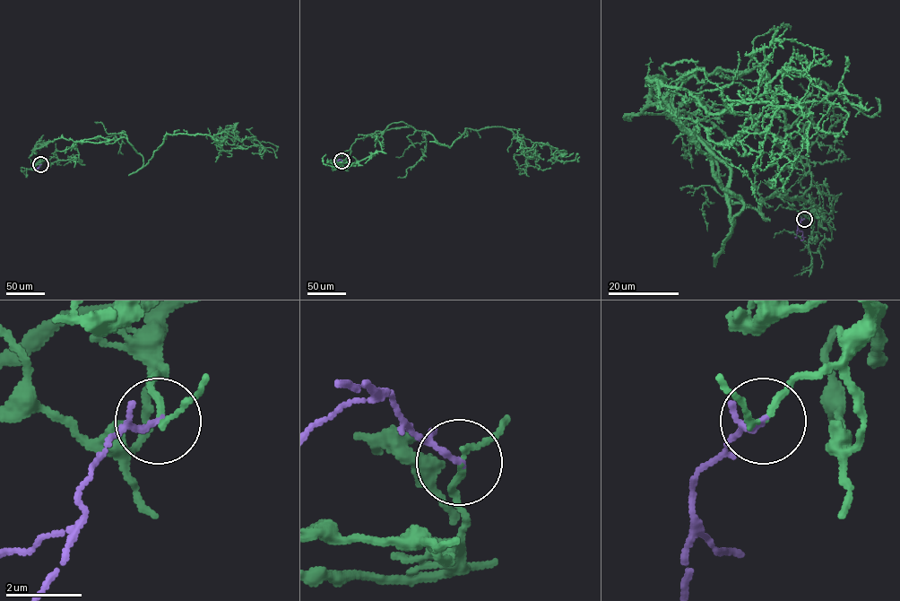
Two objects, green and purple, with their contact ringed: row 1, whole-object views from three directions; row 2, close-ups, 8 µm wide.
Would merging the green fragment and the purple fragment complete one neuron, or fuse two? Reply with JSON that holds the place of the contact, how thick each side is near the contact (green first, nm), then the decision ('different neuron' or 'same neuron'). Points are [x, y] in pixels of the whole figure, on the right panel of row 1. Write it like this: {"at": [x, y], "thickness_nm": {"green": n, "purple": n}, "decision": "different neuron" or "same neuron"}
{"at": [804, 219], "thickness_nm": {"green": 130, "purple": 110}, "decision": "same neuron"}

